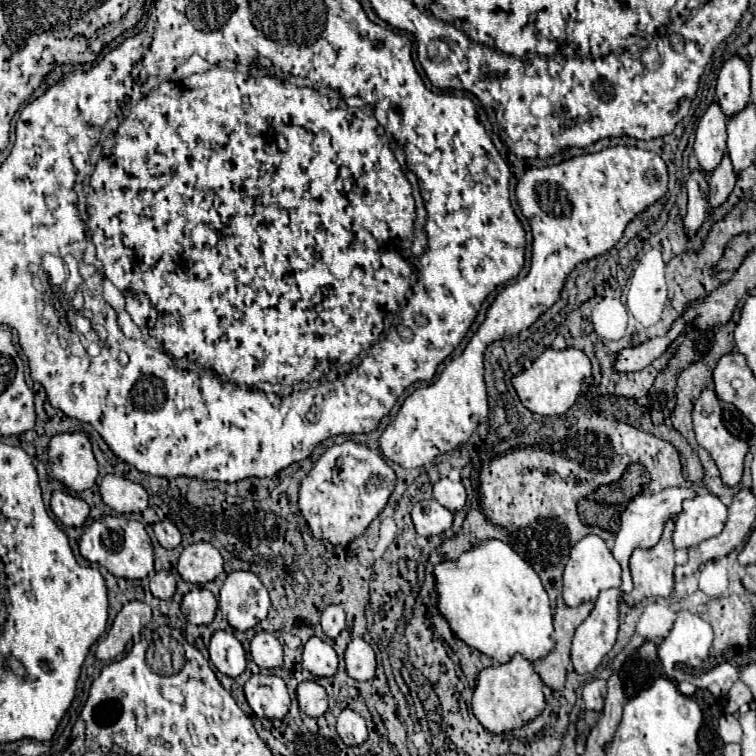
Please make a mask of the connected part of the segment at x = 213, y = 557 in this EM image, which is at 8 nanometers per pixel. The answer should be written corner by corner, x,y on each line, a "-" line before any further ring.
207,542
191,544
181,552
177,570
185,582
207,584
223,572
223,558
219,550

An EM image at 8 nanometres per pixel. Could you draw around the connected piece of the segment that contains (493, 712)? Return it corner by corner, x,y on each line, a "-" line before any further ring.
513,656
511,662
485,668
479,674
471,704
477,720
487,732
503,734
509,730
517,730
535,720
545,710
543,682
539,680
539,674
533,670
533,664
529,660
523,660
523,656

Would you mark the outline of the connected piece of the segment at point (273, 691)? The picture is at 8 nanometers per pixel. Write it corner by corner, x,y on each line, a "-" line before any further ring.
251,676
245,684
245,696
259,718
283,718
291,706
285,680
279,676

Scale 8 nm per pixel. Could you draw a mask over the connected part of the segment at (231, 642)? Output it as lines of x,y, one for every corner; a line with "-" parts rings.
217,630
213,634
209,644
209,658
213,666
229,678
237,678
239,674
245,672
247,666
245,650
241,642
231,632
223,632
223,630

